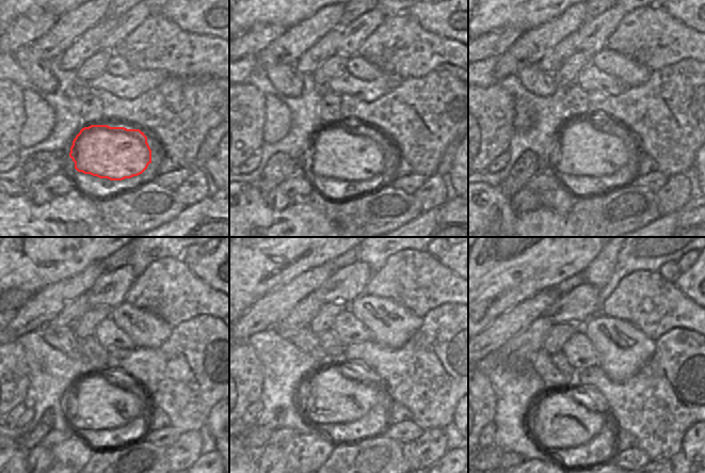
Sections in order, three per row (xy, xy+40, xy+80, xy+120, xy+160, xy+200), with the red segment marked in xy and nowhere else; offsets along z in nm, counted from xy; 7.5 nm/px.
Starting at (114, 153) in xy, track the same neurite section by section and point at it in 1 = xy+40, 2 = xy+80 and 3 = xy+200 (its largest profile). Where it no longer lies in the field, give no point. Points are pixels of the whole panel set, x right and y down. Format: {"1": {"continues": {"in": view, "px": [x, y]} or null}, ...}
{"1": {"continues": {"in": "xy+40", "px": [342, 150]}}, "2": {"continues": {"in": "xy+80", "px": [581, 150]}}, "3": {"continues": {"in": "xy+200", "px": [564, 407]}}}

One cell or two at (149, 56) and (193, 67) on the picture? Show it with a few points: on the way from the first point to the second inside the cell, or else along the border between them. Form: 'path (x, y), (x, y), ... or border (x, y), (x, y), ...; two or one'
path (160, 56), (179, 56), (182, 59); one

